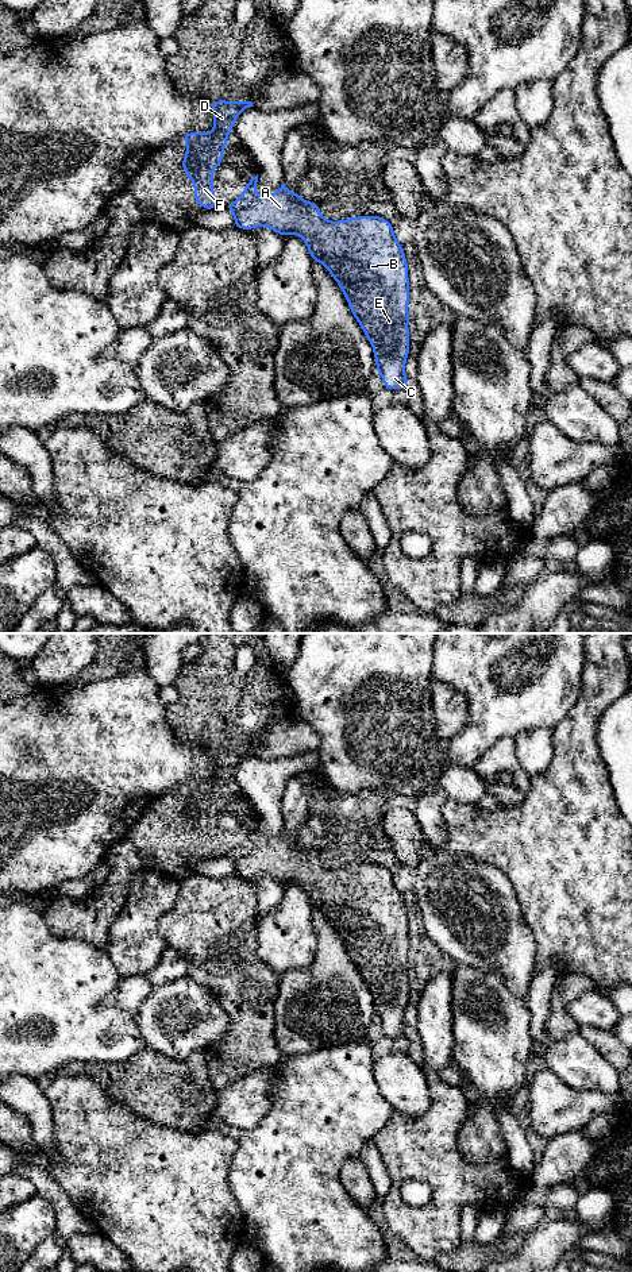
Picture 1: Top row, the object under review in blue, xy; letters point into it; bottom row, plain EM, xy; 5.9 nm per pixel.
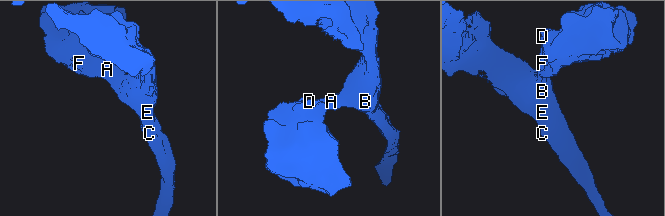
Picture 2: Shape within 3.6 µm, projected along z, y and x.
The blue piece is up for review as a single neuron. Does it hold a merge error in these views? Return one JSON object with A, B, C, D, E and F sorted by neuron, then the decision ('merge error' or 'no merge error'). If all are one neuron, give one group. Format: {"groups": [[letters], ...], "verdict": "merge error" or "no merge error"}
{"groups": [["A", "B", "C", "D", "E", "F"]], "verdict": "no merge error"}

